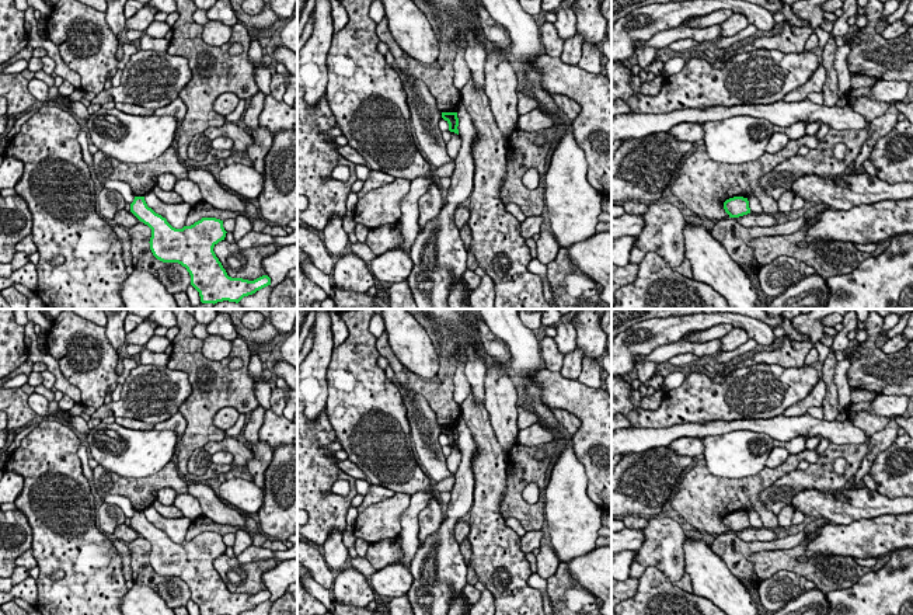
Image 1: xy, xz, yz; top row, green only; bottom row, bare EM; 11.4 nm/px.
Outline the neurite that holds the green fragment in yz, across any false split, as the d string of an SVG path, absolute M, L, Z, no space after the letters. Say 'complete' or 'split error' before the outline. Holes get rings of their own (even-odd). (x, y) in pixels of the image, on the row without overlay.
complete; M733 511L724 517L724 524L729 532L739 532L750 528L749 515L743 511Z

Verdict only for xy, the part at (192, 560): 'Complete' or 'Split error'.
Complete

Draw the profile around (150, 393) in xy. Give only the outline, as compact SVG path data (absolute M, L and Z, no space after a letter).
M137 365L122 383L121 397L95 409L91 418L128 417L149 424L168 420L191 396L188 373L167 365Z

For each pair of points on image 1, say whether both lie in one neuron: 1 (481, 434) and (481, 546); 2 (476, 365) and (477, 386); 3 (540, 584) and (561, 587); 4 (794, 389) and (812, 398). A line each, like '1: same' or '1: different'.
1: same
2: same
3: different
4: different

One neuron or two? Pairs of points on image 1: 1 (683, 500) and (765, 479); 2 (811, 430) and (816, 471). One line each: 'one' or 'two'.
1: one
2: two

